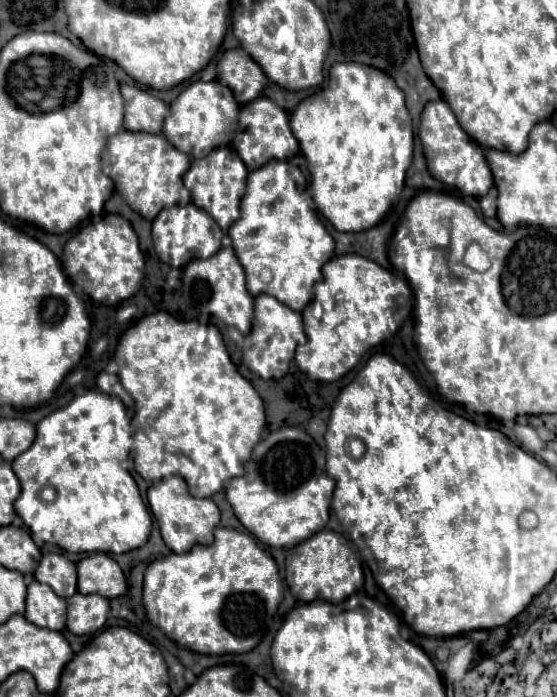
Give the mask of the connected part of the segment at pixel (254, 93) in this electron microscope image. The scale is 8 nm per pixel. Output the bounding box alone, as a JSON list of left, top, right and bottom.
[218,47,268,105]

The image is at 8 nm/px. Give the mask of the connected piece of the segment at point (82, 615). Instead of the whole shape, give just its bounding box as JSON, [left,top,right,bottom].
[68,593,110,635]

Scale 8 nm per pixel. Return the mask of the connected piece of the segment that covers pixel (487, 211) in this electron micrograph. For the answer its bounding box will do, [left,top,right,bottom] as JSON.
[480,187,496,217]

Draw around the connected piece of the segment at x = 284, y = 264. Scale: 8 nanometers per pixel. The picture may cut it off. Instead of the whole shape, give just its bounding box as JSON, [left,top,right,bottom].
[228,161,334,311]

